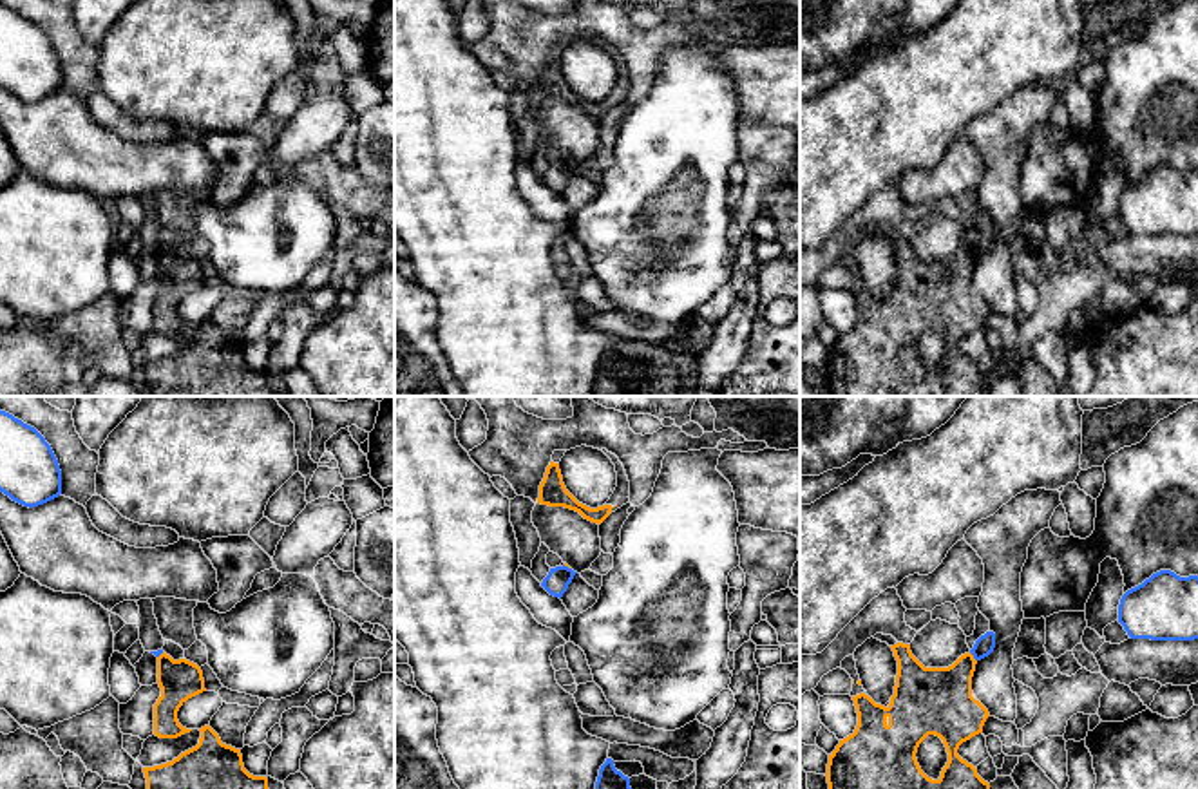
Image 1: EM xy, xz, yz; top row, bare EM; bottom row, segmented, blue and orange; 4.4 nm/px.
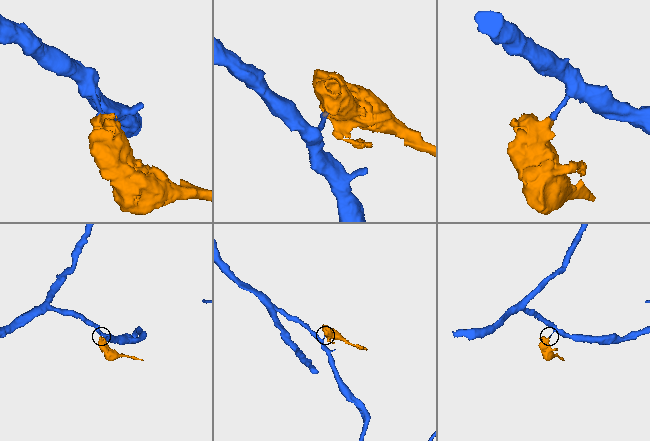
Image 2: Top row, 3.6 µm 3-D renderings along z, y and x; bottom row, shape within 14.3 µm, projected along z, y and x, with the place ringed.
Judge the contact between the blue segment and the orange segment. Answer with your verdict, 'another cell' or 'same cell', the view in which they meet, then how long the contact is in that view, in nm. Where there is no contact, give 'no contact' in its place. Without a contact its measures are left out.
another cell; meets blue in yz; contact 60 nm long

